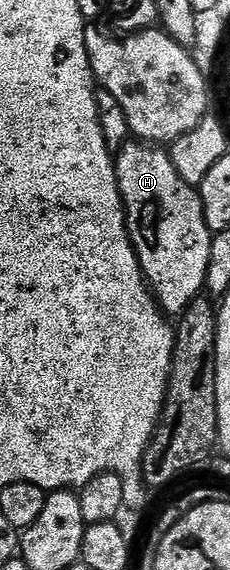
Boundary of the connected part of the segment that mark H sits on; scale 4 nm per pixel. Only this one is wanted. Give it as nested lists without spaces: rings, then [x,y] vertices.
[[[127,141],[116,154],[116,173],[126,206],[126,227],[142,275],[163,311],[180,316],[206,285],[212,232],[204,216],[201,193],[180,180],[169,153],[154,144]]]

